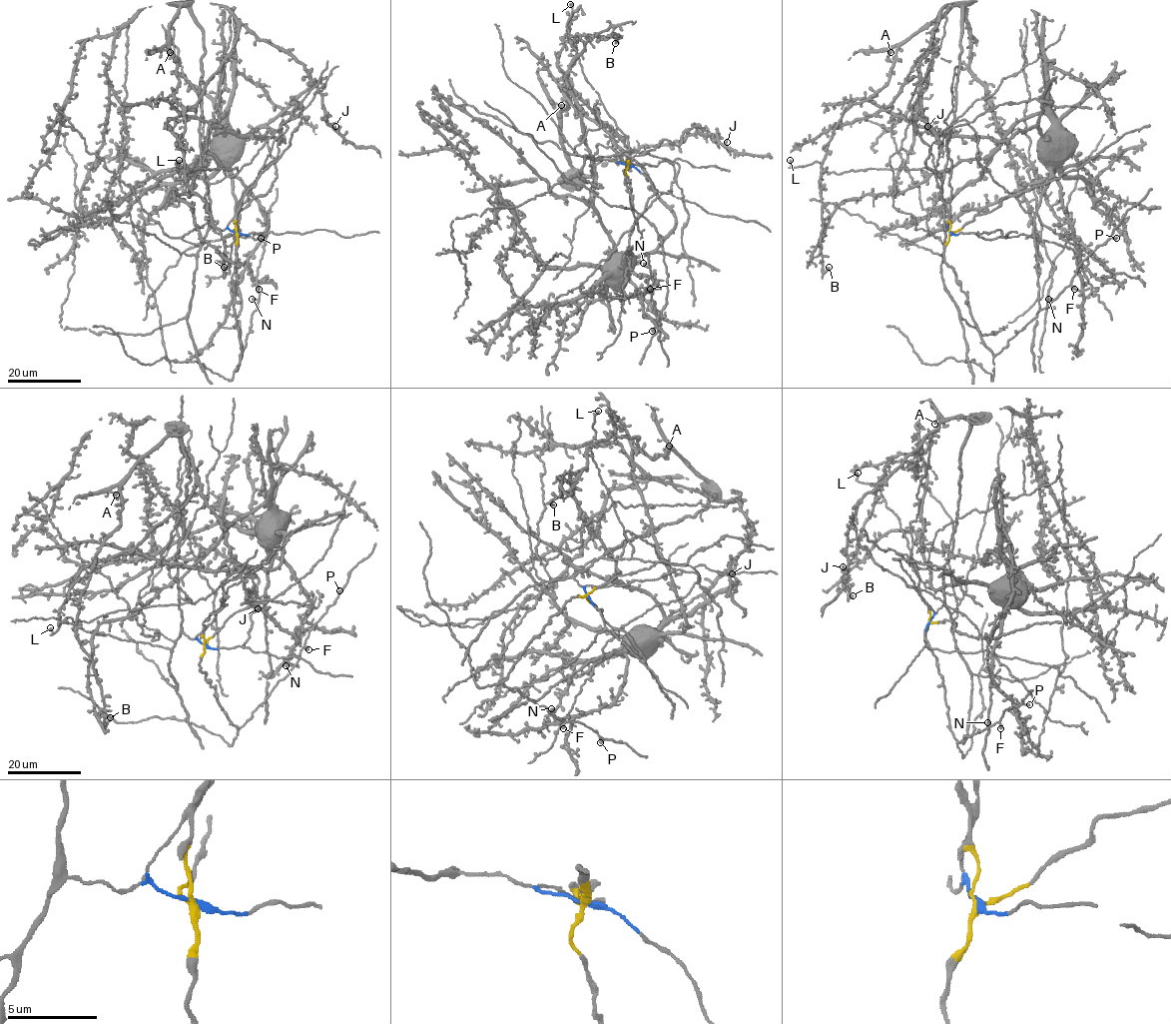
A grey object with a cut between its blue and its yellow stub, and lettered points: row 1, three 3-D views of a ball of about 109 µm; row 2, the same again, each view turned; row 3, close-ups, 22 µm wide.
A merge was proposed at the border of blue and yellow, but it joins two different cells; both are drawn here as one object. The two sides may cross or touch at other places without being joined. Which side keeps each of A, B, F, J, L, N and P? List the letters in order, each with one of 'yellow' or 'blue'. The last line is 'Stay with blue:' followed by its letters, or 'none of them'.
A: blue
B: blue
F: yellow
J: blue
L: blue
N: yellow
P: yellow
Stay with blue: A, B, J, L

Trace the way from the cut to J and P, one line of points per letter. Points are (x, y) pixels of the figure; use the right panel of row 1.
J: (950, 232), (954, 5), (827, 135), (884, 109), (936, 25), (919, 65), (927, 126)
P: (950, 232), (944, 262), (966, 296), (982, 342), (993, 355), (1070, 285), (1077, 267), (1094, 251), (1117, 238)

